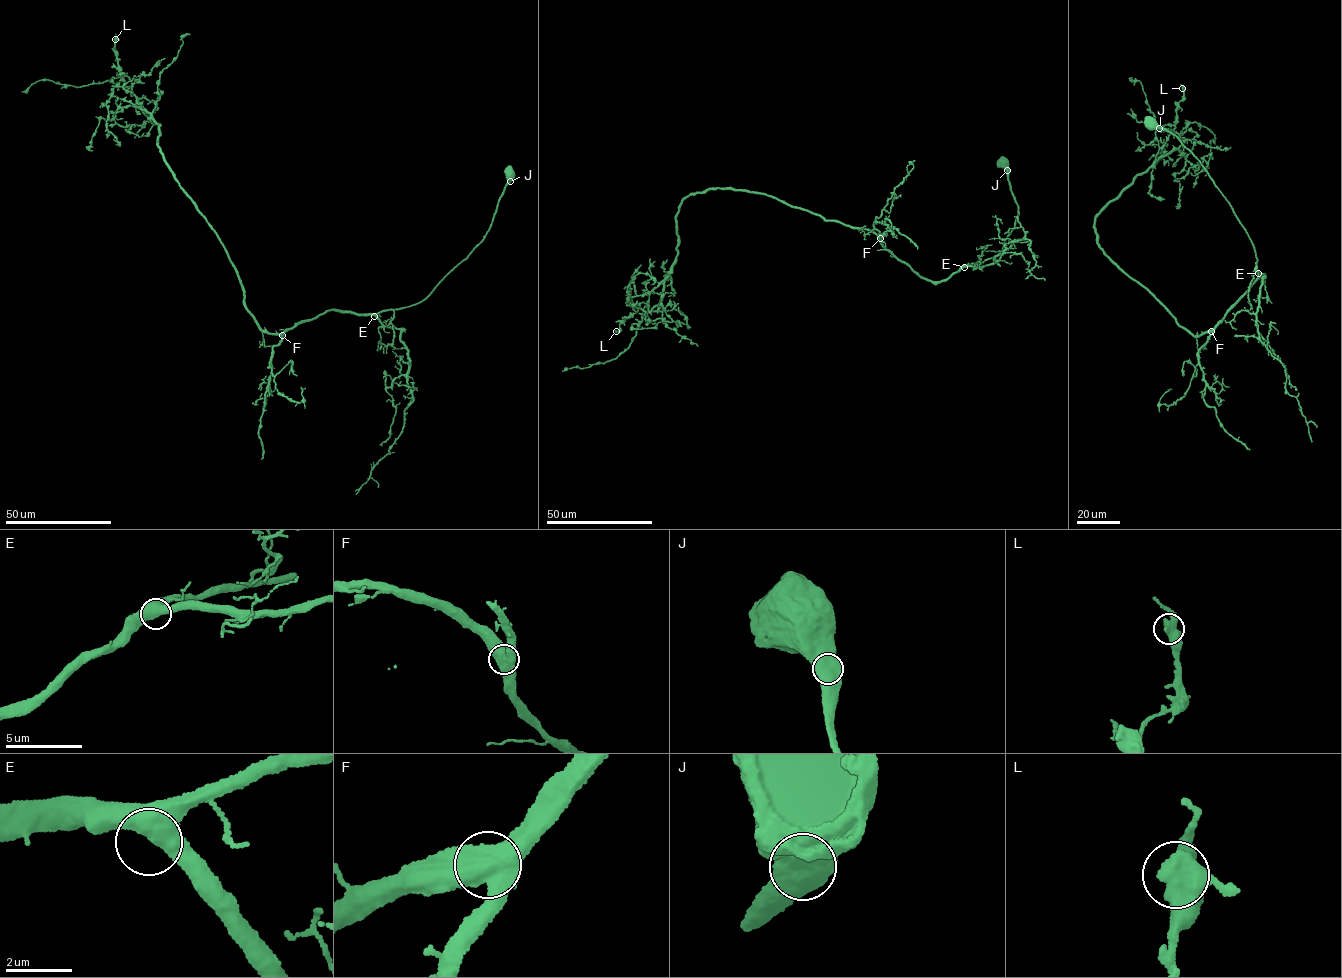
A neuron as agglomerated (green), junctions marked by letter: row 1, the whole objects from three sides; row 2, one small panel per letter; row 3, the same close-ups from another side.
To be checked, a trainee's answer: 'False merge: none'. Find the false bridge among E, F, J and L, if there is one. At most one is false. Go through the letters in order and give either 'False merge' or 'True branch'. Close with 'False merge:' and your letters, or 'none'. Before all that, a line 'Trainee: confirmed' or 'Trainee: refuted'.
Trainee: confirmed
E: True branch
F: True branch
J: True branch
L: True branch
False merge: none

